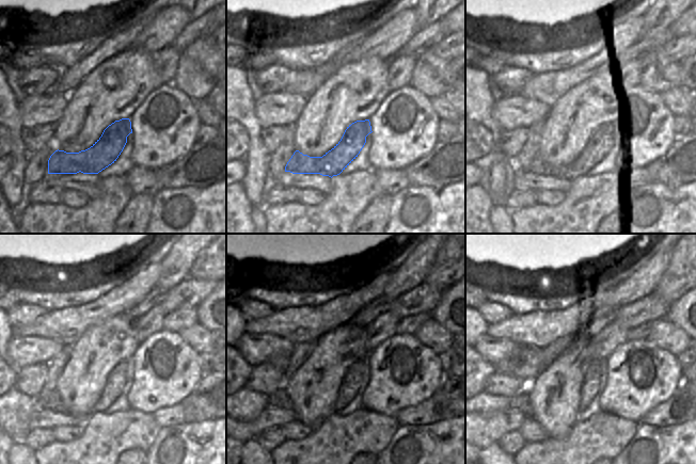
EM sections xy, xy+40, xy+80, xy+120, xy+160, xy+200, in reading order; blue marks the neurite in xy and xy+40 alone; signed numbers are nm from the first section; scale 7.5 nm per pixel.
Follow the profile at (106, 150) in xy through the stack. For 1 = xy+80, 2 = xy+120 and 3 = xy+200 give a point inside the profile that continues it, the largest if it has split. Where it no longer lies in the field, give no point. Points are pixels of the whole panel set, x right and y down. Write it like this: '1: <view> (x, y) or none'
1: xy+80 (592, 152)
2: xy+120 (115, 381)
3: xy+200 (592, 374)

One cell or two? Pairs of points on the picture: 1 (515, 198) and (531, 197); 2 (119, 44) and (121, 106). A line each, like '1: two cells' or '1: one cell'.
1: one cell
2: two cells

